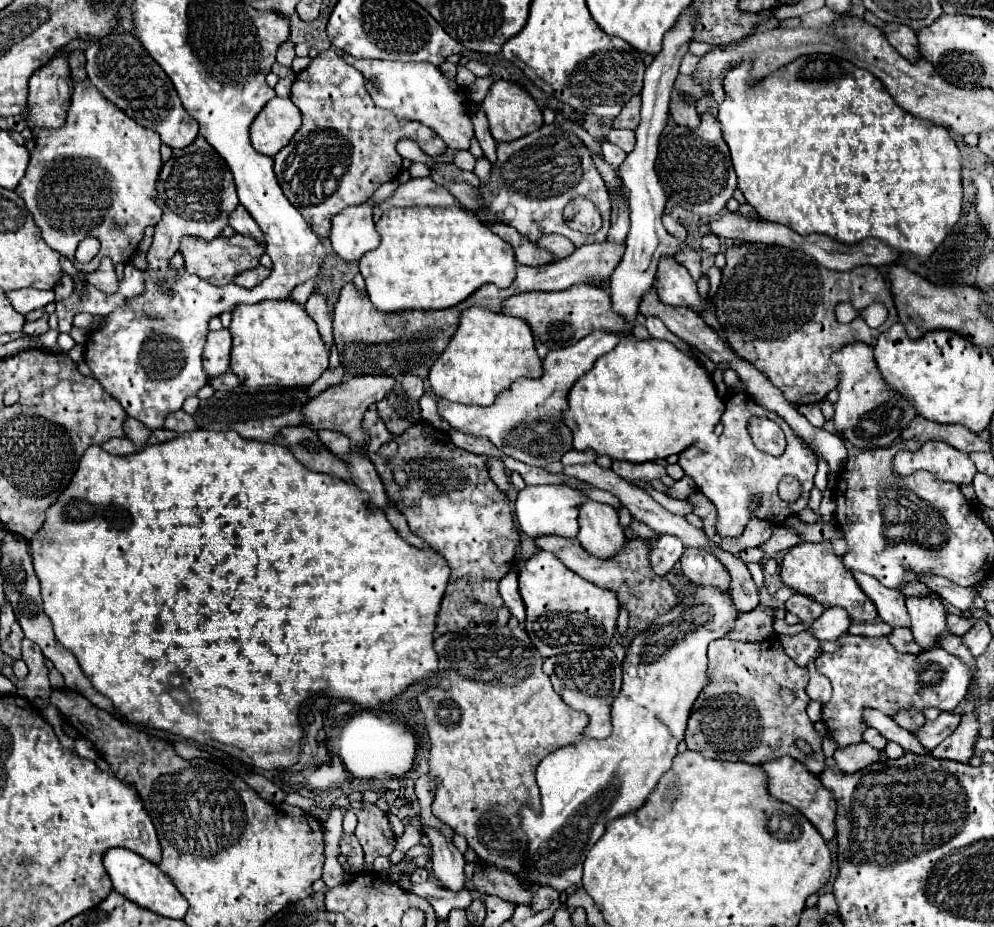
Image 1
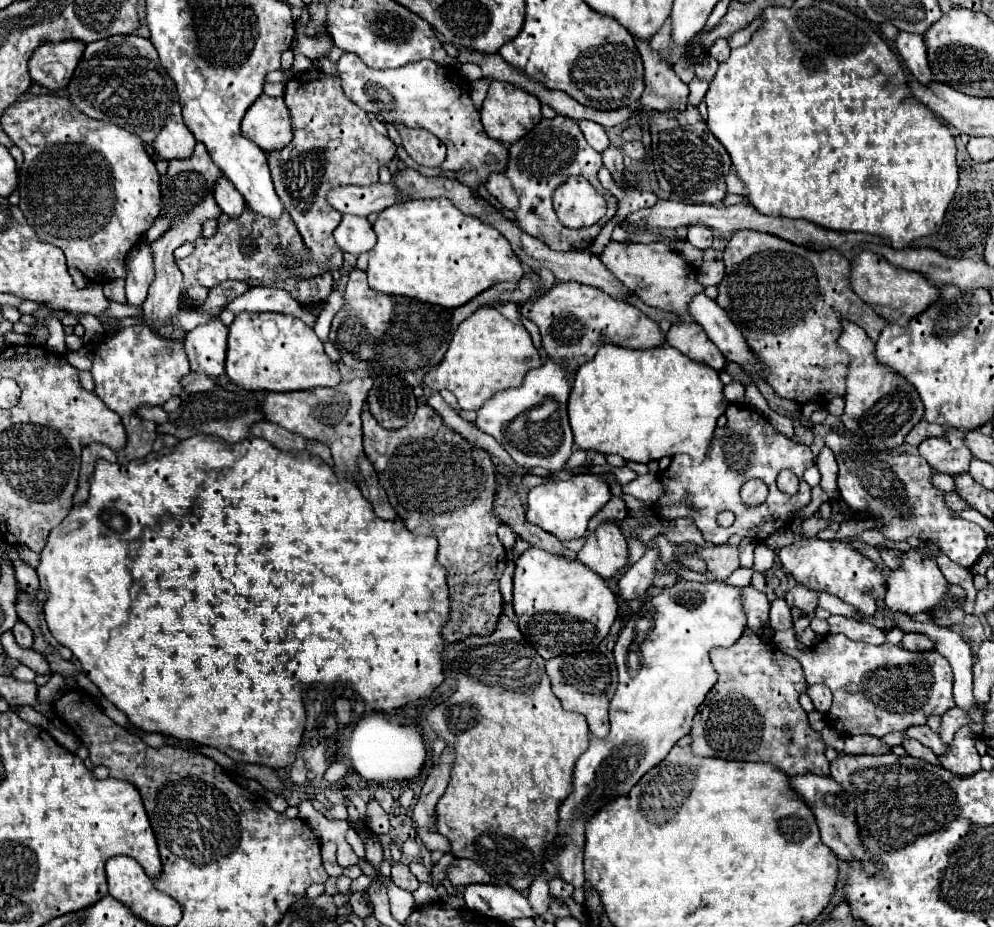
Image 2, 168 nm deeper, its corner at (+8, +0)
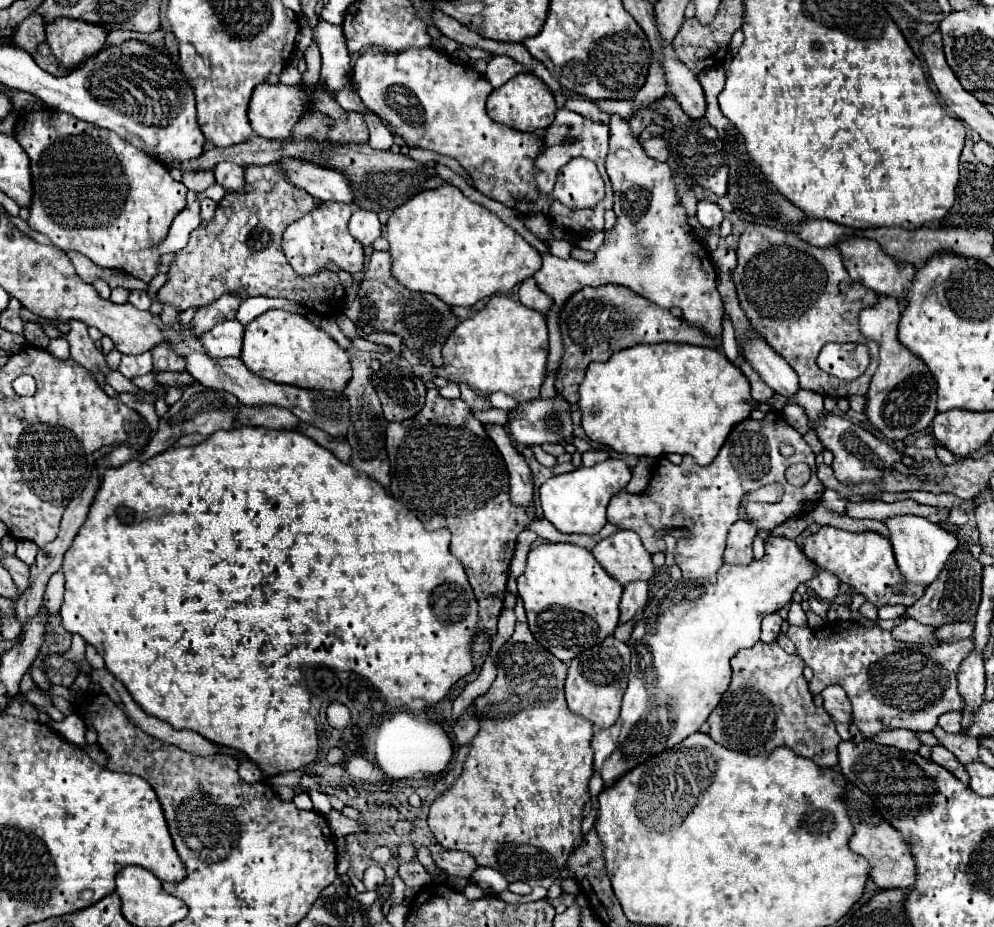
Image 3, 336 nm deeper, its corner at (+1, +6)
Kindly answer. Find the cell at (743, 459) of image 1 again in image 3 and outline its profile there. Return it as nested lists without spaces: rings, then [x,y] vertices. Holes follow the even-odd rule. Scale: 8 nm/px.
[[[767,412],[767,416],[759,422],[747,418],[733,428],[717,458],[705,468],[695,468],[695,460],[691,456],[685,456],[679,466],[671,464],[667,458],[661,458],[653,470],[653,478],[645,492],[629,494],[623,488],[611,498],[607,508],[607,520],[619,530],[633,530],[635,534],[639,534],[645,550],[649,550],[651,554],[667,552],[663,540],[667,532],[679,528],[689,530],[693,538],[677,540],[673,552],[677,566],[681,568],[685,578],[705,578],[709,582],[715,582],[717,572],[723,566],[723,550],[729,526],[739,518],[739,506],[745,494],[773,482],[785,486],[785,498],[779,504],[745,504],[745,514],[757,522],[757,528],[775,528],[783,524],[787,518],[795,516],[807,500],[813,500],[815,496],[823,494],[823,484],[819,482],[815,472],[807,486],[797,488],[787,484],[785,470],[795,462],[807,462],[811,470],[817,470],[813,450],[807,446],[803,436],[799,436],[799,432],[785,422],[781,412]],[[781,442],[793,444],[795,454],[791,458],[779,454]]]

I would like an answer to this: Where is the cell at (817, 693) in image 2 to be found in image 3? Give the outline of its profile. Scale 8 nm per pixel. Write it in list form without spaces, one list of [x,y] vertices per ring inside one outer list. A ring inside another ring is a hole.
[[[827,686],[821,692],[821,696],[825,700],[825,710],[831,714],[835,724],[849,726],[853,716],[851,716],[851,704],[849,704],[849,698],[847,698],[845,690],[841,686]]]

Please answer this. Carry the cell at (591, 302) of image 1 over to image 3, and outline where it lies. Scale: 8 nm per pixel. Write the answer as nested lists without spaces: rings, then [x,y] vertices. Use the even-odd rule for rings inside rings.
[[[599,286],[599,288],[583,288],[577,294],[573,294],[565,308],[561,310],[561,332],[563,332],[563,344],[565,354],[561,368],[557,372],[555,390],[575,404],[579,400],[579,384],[583,382],[587,366],[593,362],[605,362],[609,360],[617,350],[631,348],[637,344],[659,344],[659,342],[687,342],[697,346],[711,346],[707,338],[703,338],[703,330],[699,326],[689,326],[687,320],[675,318],[669,310],[655,306],[653,302],[647,302],[641,294],[635,294],[633,290],[627,290],[625,286]]]

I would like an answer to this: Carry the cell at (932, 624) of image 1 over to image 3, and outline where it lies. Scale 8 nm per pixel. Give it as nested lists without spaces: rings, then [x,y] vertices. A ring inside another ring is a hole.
[[[913,514],[891,516],[891,518],[885,518],[883,524],[889,530],[889,540],[895,550],[895,560],[907,582],[929,586],[939,576],[951,552],[957,548],[957,538],[953,534],[945,532],[939,524],[933,524],[921,516],[913,516]]]

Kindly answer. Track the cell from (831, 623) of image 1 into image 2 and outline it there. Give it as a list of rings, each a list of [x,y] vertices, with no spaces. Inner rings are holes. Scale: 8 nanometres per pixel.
[[[830,616],[830,634],[844,634],[852,640],[864,640],[870,644],[882,644],[884,642],[884,630],[868,624],[868,622],[858,622],[854,618],[846,616]]]

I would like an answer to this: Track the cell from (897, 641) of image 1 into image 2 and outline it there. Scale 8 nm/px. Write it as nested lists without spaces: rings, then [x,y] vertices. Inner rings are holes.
[[[906,634],[900,642],[902,648],[906,650],[912,650],[912,652],[920,652],[920,650],[932,650],[932,640],[928,636],[922,636],[922,634]]]

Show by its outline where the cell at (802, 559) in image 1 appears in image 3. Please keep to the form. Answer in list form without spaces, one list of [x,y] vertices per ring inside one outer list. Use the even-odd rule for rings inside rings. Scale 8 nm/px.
[[[821,526],[819,532],[805,538],[801,548],[819,568],[833,572],[843,584],[855,588],[877,608],[887,604],[911,606],[925,592],[925,586],[915,586],[915,590],[903,586],[903,574],[899,574],[899,566],[893,558],[891,542],[879,532],[847,532],[833,526]]]

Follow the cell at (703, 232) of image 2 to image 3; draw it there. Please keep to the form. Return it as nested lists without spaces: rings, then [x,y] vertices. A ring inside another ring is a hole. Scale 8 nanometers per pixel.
[[[701,198],[701,200],[697,202],[697,220],[699,220],[705,228],[711,228],[711,226],[715,226],[715,224],[721,224],[723,212],[721,212],[721,208],[719,208],[715,202],[711,202],[711,200],[707,200],[707,198]]]

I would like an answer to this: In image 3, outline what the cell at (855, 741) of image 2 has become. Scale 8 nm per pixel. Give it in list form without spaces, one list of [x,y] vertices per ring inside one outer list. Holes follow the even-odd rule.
[[[889,730],[887,734],[881,732],[873,740],[879,744],[885,744],[885,746],[895,746],[899,750],[909,750],[909,752],[917,752],[921,746],[917,734],[911,730]]]

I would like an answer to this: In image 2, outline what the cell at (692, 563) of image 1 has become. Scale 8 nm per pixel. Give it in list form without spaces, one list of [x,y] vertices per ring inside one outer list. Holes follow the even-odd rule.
[[[722,544],[722,546],[698,546],[696,556],[706,562],[708,572],[716,580],[726,580],[740,564],[738,564],[738,550]]]

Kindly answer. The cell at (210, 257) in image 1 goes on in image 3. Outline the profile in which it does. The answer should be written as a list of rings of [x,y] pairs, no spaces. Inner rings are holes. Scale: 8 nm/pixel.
[[[247,166],[245,170],[245,186],[239,192],[229,192],[217,206],[215,216],[209,224],[197,228],[191,234],[189,244],[177,252],[177,258],[171,264],[169,270],[169,282],[157,292],[159,302],[171,302],[175,310],[185,312],[189,308],[203,308],[215,302],[215,298],[221,298],[223,294],[239,294],[241,300],[251,296],[279,296],[289,298],[305,308],[317,312],[323,318],[333,318],[343,312],[343,290],[339,276],[331,270],[319,270],[319,274],[313,274],[311,278],[299,278],[295,270],[291,270],[283,248],[281,248],[281,234],[285,228],[303,218],[303,214],[309,214],[319,206],[319,200],[307,194],[305,190],[299,190],[291,186],[277,168],[273,166]]]

